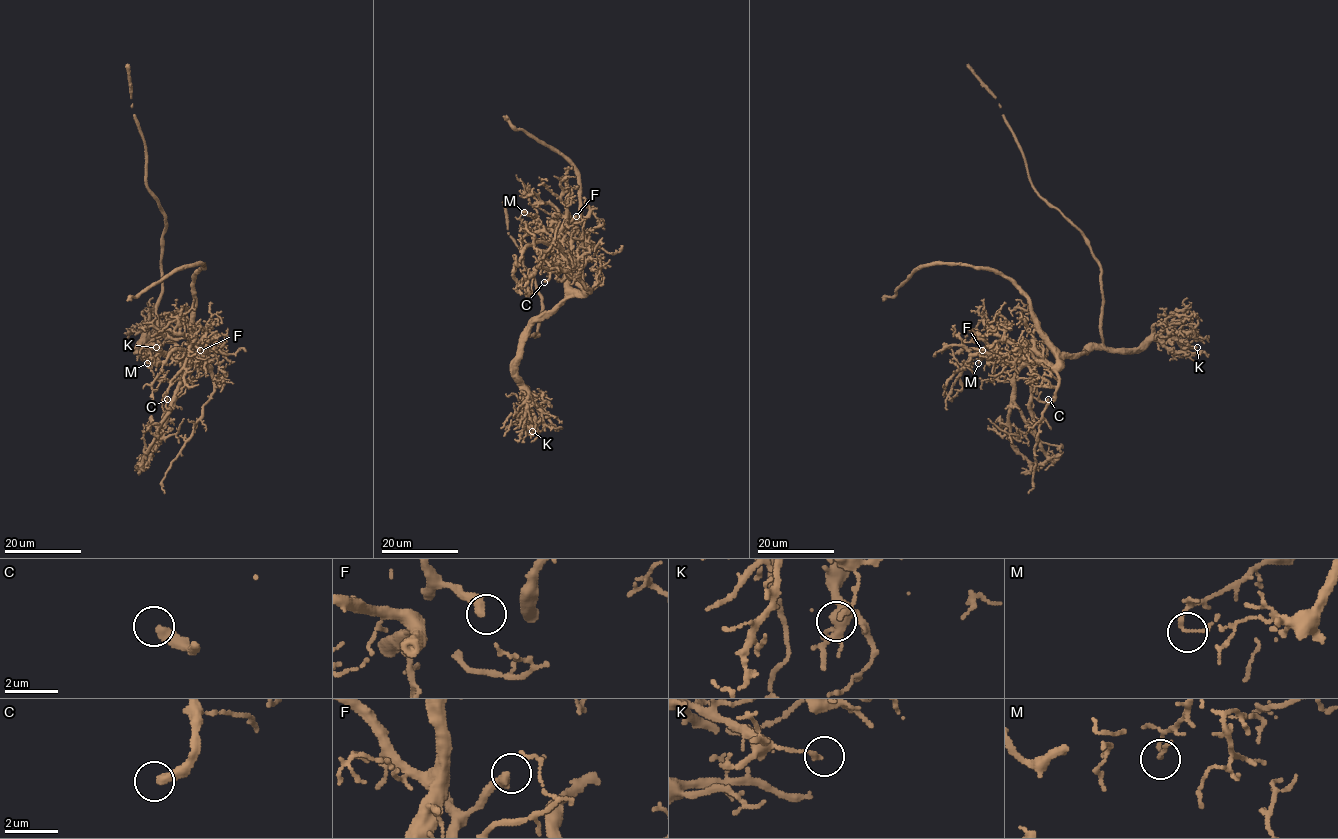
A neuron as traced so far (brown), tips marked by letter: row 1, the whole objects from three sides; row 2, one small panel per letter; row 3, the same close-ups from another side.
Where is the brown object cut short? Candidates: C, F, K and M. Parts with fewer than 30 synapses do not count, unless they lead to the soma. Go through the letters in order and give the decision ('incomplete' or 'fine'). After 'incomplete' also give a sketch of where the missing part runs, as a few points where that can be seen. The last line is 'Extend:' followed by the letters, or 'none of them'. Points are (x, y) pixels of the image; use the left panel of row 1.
C: incomplete; missing branch runs (167, 399), (143, 386)
F: fine
K: fine
M: fine
Extend: C

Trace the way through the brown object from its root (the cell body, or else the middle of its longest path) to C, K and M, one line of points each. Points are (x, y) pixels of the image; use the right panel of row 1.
C: (1103, 342), (1086, 352), (1068, 354), (1055, 366), (1037, 365), (1034, 368), (1032, 395), (1042, 402), (1048, 399)
K: (1103, 342), (1110, 349), (1131, 349), (1144, 347), (1150, 340), (1169, 338), (1197, 347)
M: (1103, 342), (1086, 352), (1068, 354), (1055, 366), (1007, 357), (997, 359), (989, 353), (985, 353), (978, 363)

